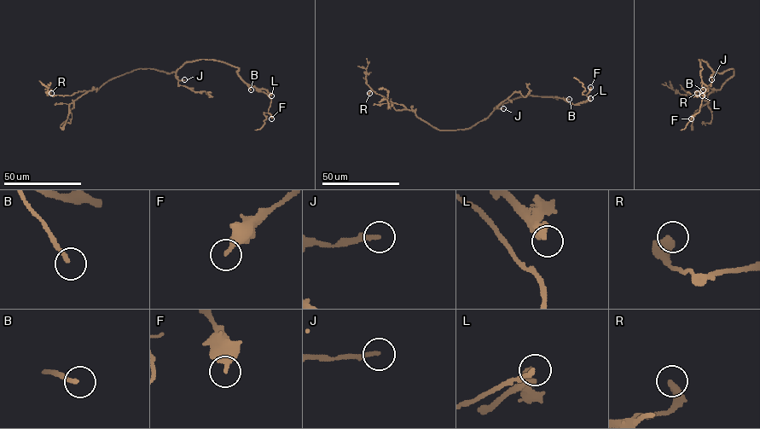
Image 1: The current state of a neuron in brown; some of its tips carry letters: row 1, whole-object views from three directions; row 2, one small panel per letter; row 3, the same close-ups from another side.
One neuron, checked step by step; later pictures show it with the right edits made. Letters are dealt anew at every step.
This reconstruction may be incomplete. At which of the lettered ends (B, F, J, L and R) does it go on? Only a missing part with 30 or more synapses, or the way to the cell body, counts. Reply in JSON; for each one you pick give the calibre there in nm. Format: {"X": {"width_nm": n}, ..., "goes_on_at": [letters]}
{"J": {"width_nm": 200}, "L": {"width_nm": 440}, "goes_on_at": ["J", "L"]}

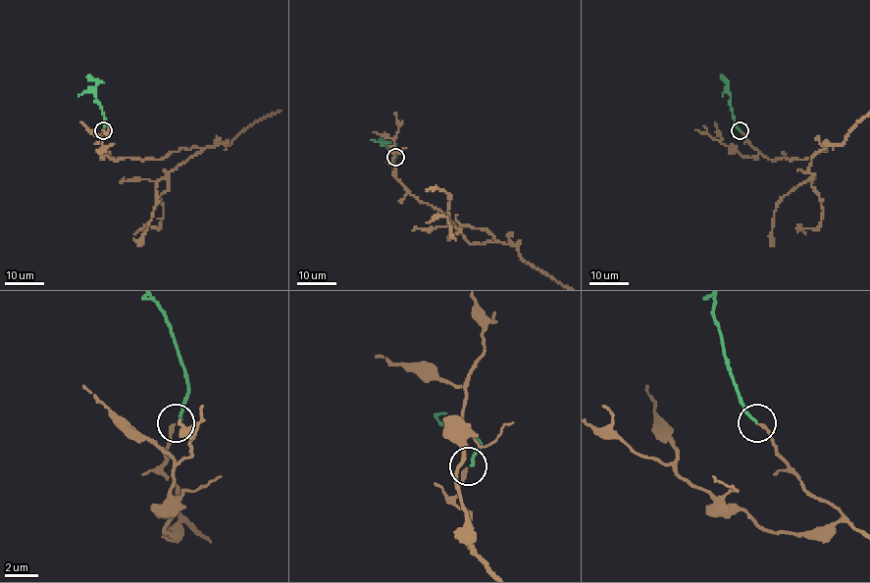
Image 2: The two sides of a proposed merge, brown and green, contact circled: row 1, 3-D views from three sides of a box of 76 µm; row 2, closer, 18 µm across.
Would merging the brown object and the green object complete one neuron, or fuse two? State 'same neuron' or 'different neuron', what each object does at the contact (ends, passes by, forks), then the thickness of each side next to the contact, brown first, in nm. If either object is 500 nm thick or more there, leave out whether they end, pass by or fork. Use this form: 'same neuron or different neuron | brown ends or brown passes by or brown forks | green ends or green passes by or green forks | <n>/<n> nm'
same neuron | brown ends | green ends | 170/160 nm

